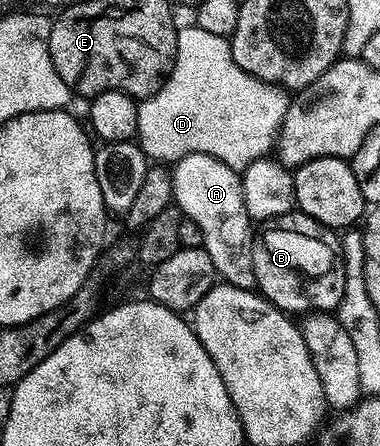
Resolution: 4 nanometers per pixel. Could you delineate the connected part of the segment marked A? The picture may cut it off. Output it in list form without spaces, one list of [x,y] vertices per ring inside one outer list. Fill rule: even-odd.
[[[191,152],[174,163],[171,178],[174,205],[203,230],[202,247],[210,255],[218,277],[226,284],[254,289],[255,228],[243,201],[240,173],[213,155]]]

